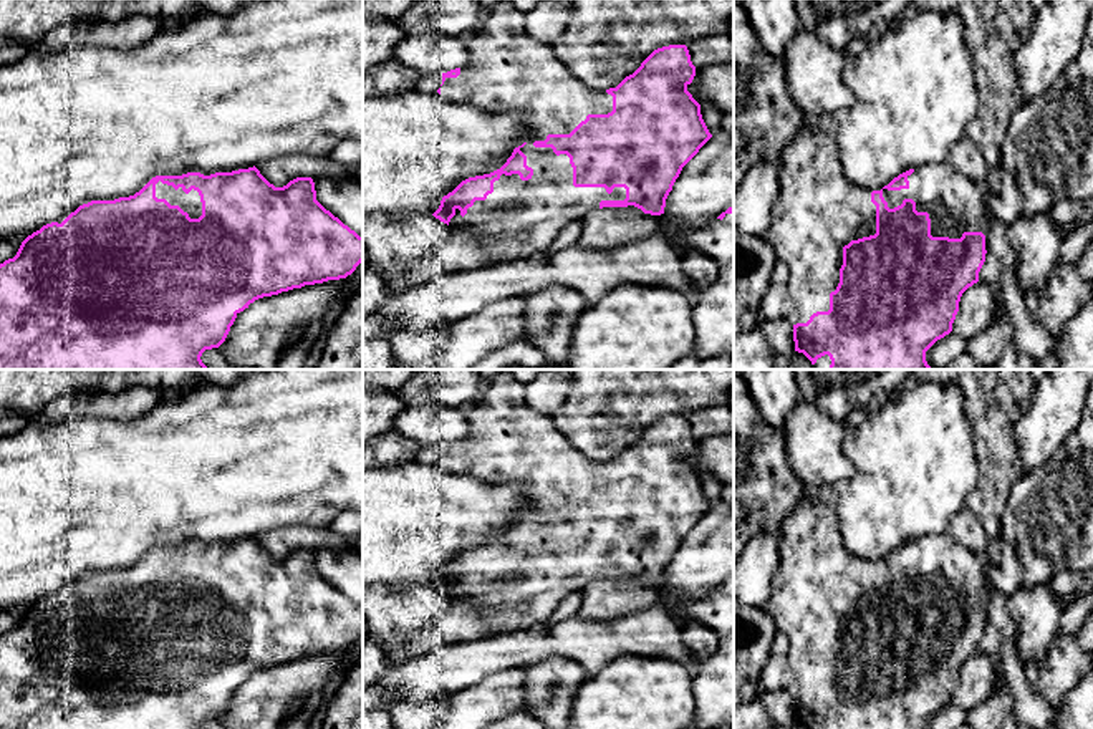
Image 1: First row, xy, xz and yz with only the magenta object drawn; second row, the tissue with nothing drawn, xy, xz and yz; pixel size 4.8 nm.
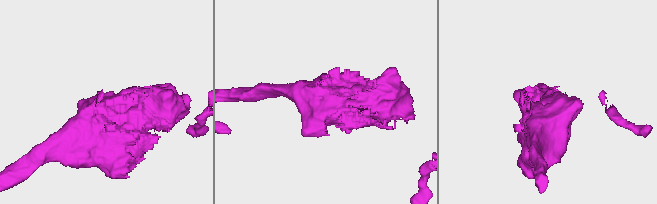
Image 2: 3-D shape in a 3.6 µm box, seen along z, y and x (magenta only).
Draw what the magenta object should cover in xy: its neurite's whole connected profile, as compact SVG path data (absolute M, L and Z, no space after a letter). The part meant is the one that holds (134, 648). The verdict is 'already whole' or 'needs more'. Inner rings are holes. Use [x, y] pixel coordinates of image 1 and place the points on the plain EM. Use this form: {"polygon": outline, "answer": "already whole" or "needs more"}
{"polygon": "M255 537L210 547L200 543L156 547L134 567L91 572L61 595L43 596L22 613L13 630L0 635L0 729L200 729L205 721L219 719L225 712L235 689L255 671L346 649L361 633L363 608L316 572L311 548L296 548L283 558L275 558Z", "answer": "needs more"}

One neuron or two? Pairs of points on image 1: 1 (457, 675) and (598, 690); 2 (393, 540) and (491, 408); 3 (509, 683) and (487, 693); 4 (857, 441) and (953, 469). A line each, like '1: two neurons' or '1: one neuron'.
1: two neurons
2: two neurons
3: one neuron
4: one neuron

